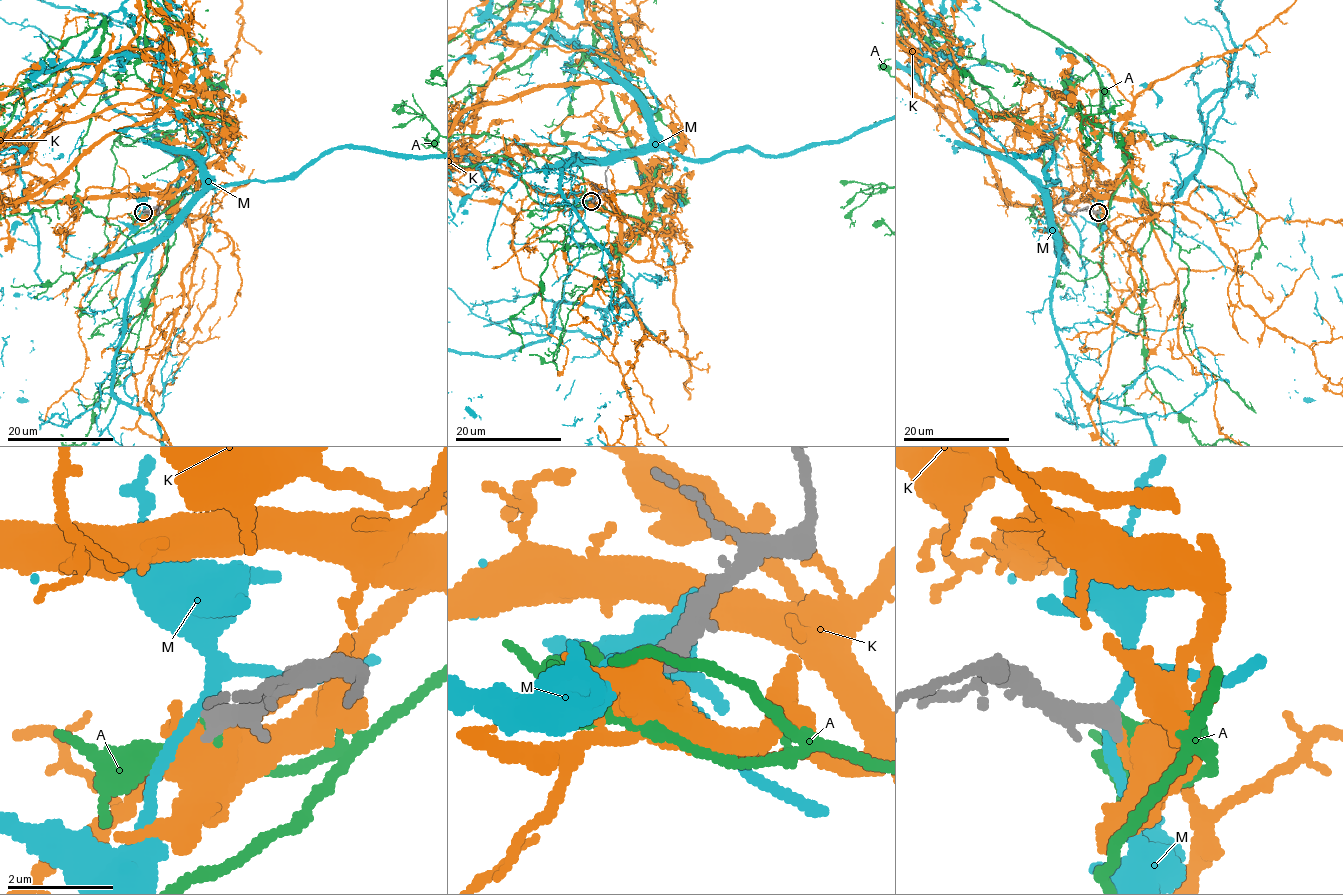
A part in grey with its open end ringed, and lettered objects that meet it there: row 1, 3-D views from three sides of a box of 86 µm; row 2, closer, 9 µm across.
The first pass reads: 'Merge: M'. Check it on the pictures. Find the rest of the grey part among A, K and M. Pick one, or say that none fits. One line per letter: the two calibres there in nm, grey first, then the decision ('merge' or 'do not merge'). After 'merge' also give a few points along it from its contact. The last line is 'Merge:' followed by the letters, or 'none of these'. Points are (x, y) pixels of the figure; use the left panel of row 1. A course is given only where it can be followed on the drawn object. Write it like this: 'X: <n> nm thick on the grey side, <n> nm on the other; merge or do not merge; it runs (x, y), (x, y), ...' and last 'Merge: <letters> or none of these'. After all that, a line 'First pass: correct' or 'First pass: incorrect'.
A: 320 nm thick on the grey side, 160 nm on the other; do not merge
K: 400 nm thick on the grey side, 850 nm on the other; do not merge
M: 320 nm thick on the grey side, 220 nm on the other; do not merge
Merge: none of these
First pass: incorrect

